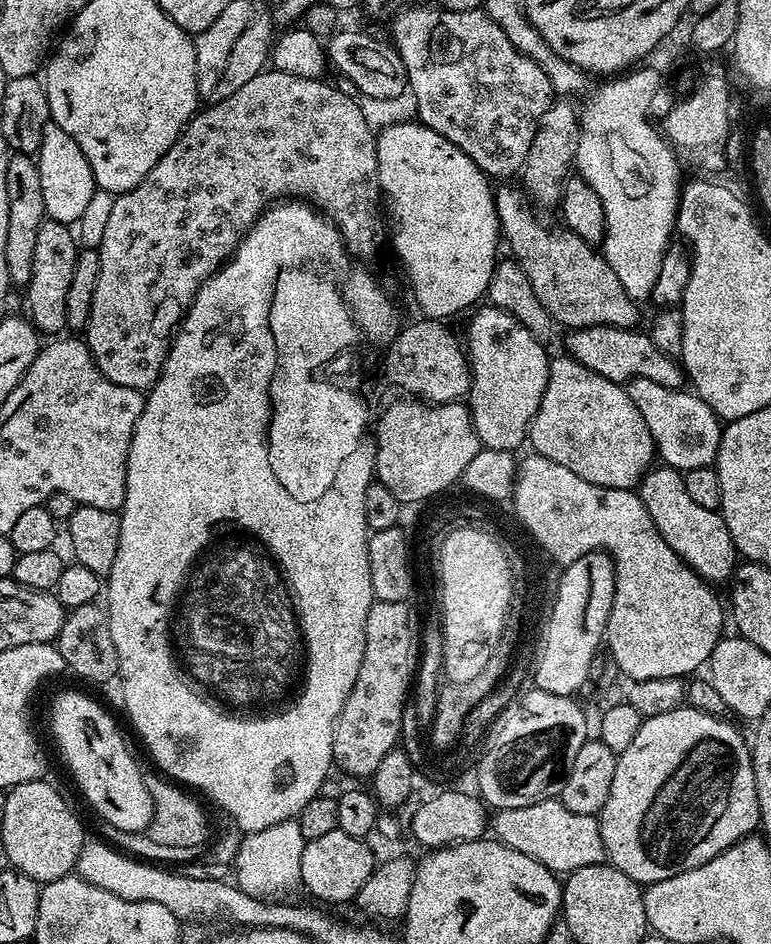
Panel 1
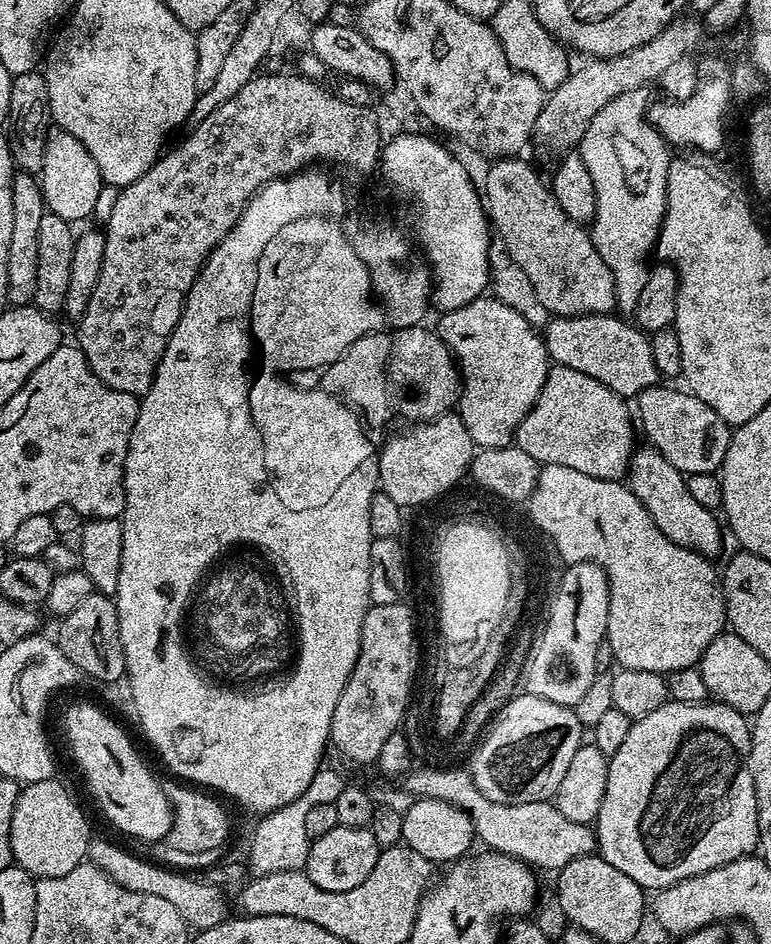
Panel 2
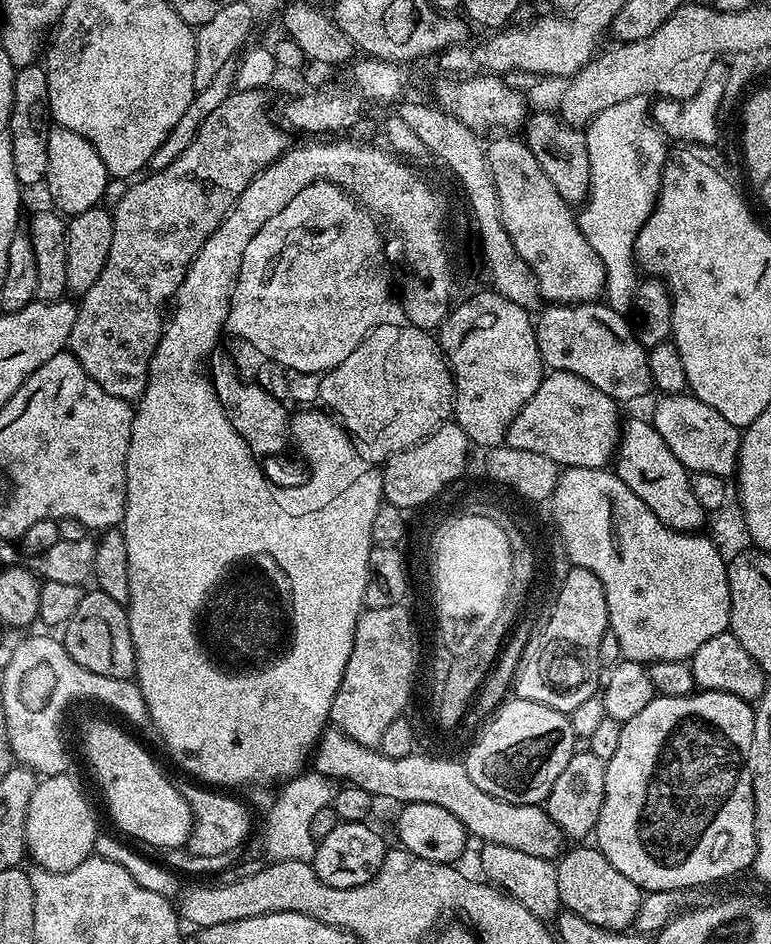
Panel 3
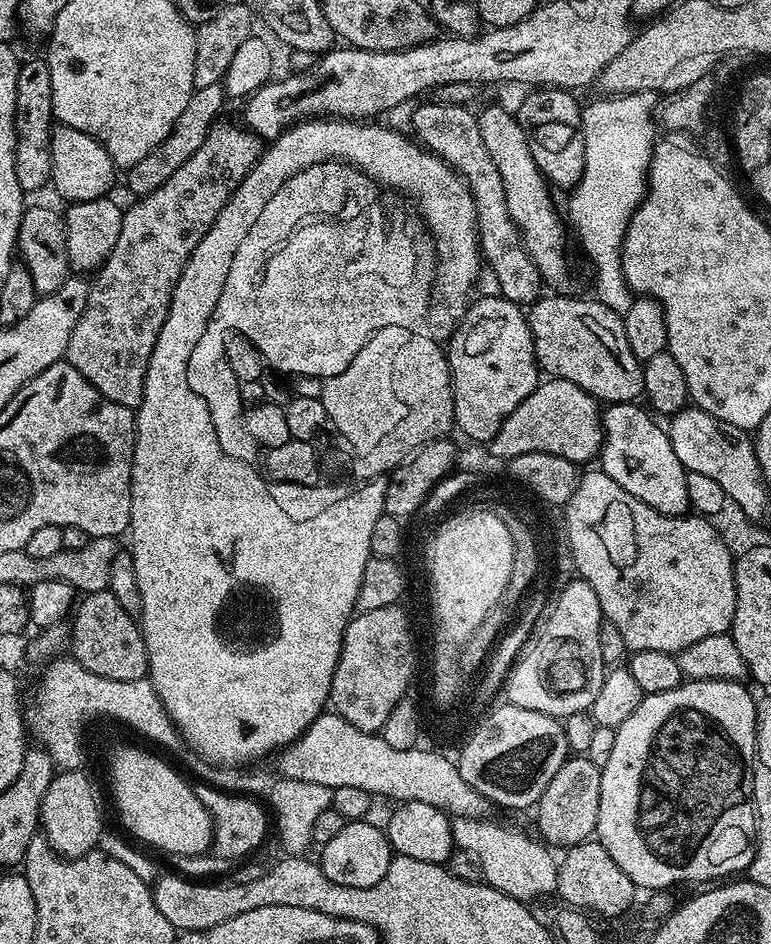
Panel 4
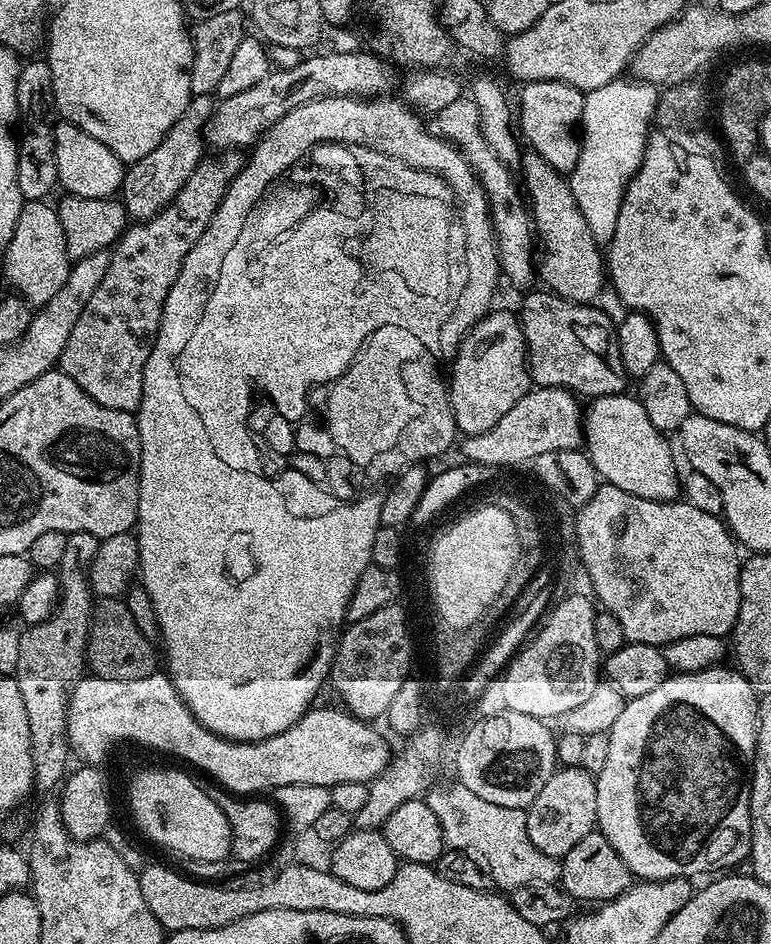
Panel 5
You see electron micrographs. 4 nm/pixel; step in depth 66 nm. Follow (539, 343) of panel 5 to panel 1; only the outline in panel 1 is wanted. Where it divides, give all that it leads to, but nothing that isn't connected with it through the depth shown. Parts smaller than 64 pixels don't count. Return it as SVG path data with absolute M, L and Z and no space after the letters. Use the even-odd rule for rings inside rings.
M595 324L569 331L567 335L567 355L582 366L594 370L594 374L602 374L602 378L613 380L615 384L627 385L634 378L650 378L650 382L658 382L658 386L667 388L680 388L685 383L683 367L669 353L658 350L647 331Z

